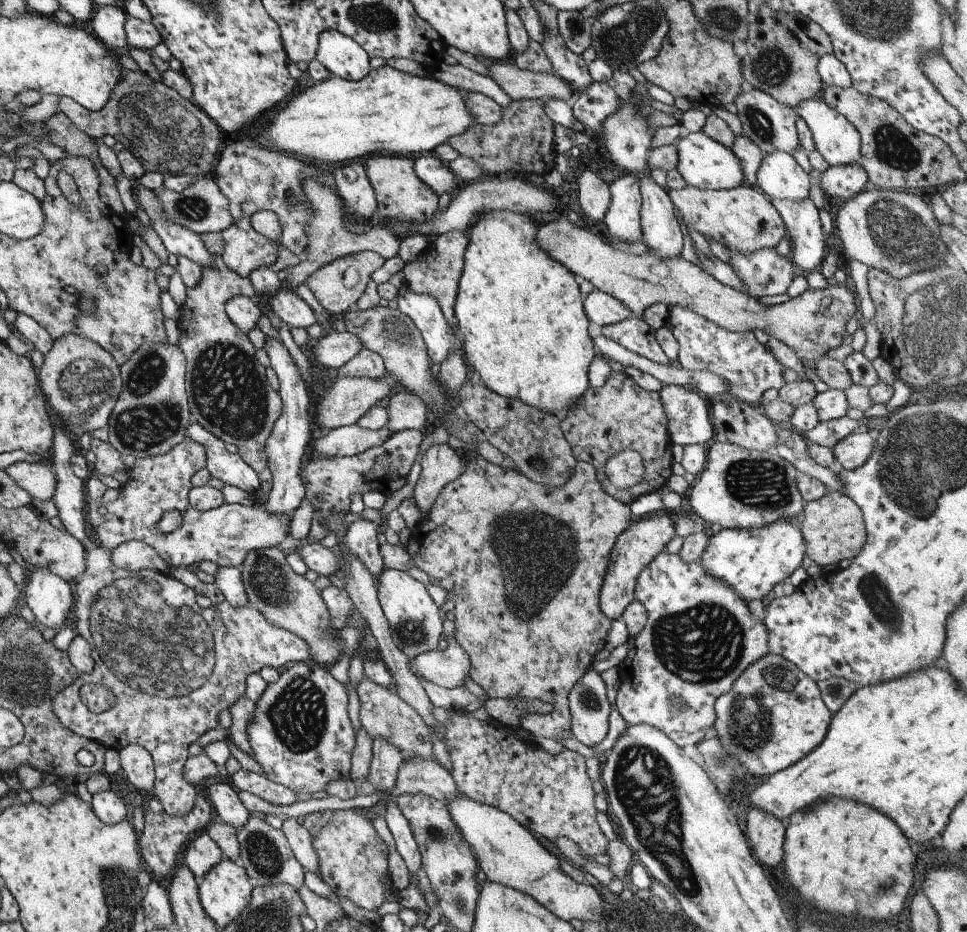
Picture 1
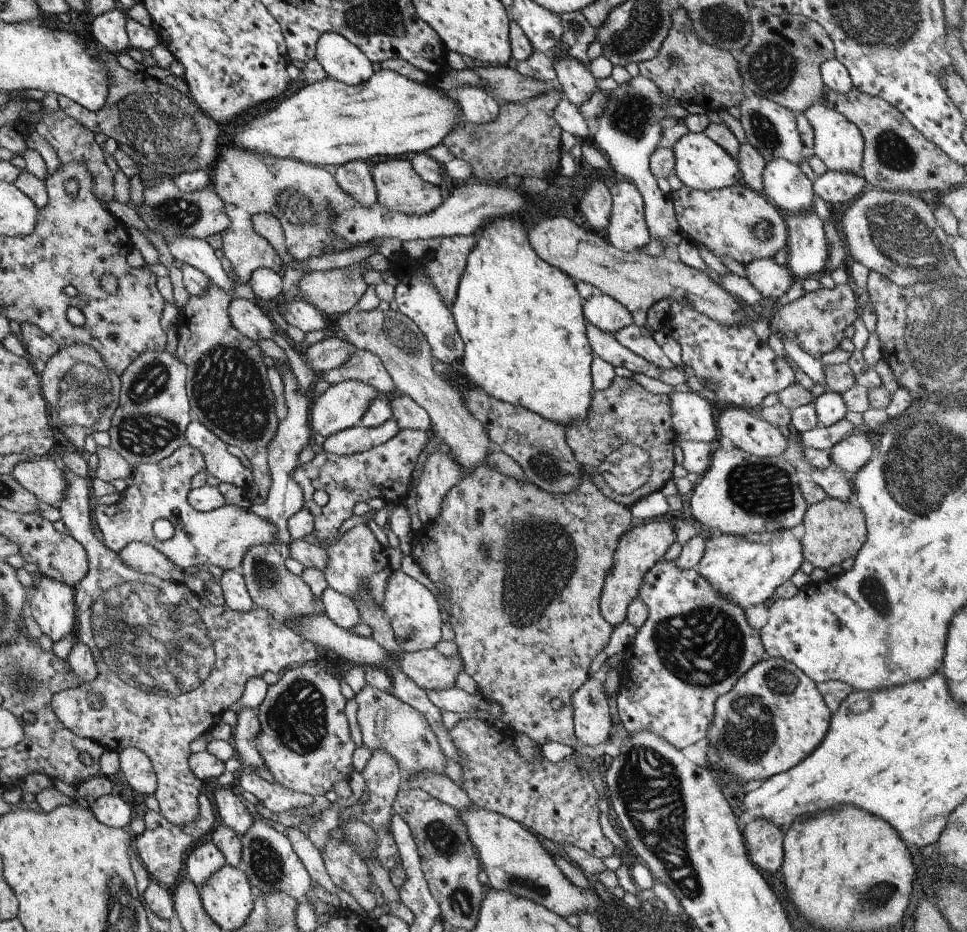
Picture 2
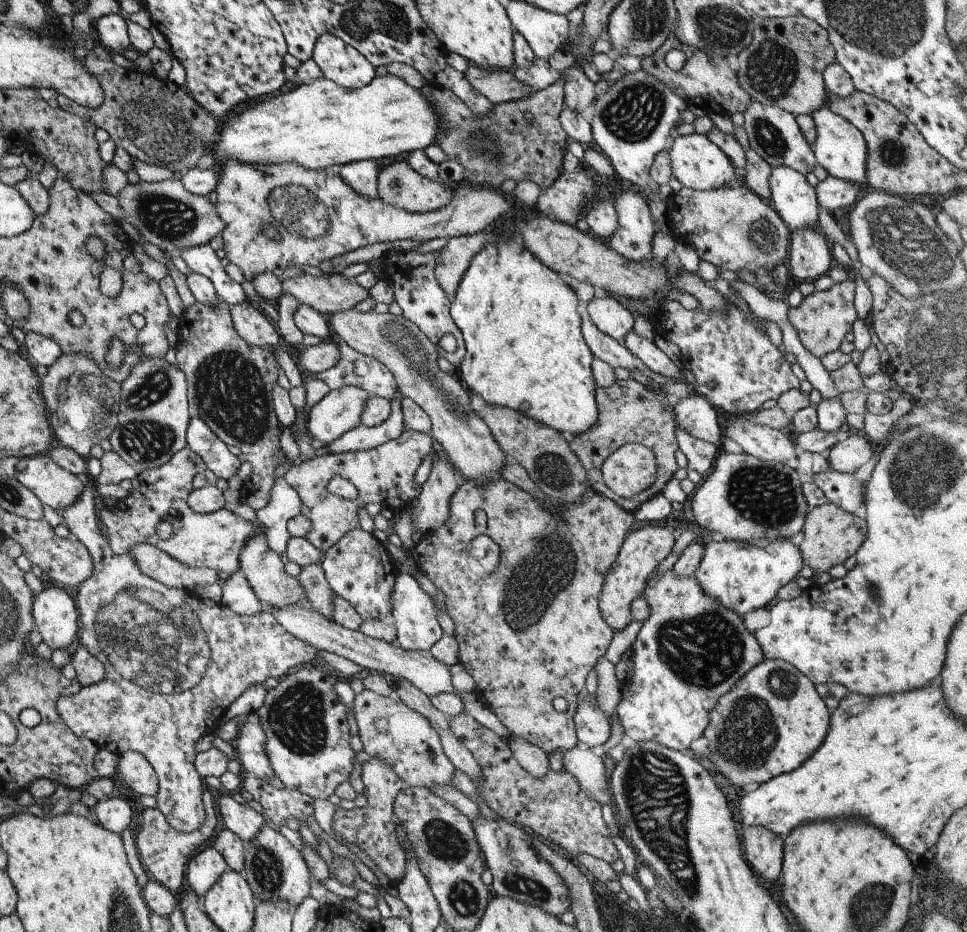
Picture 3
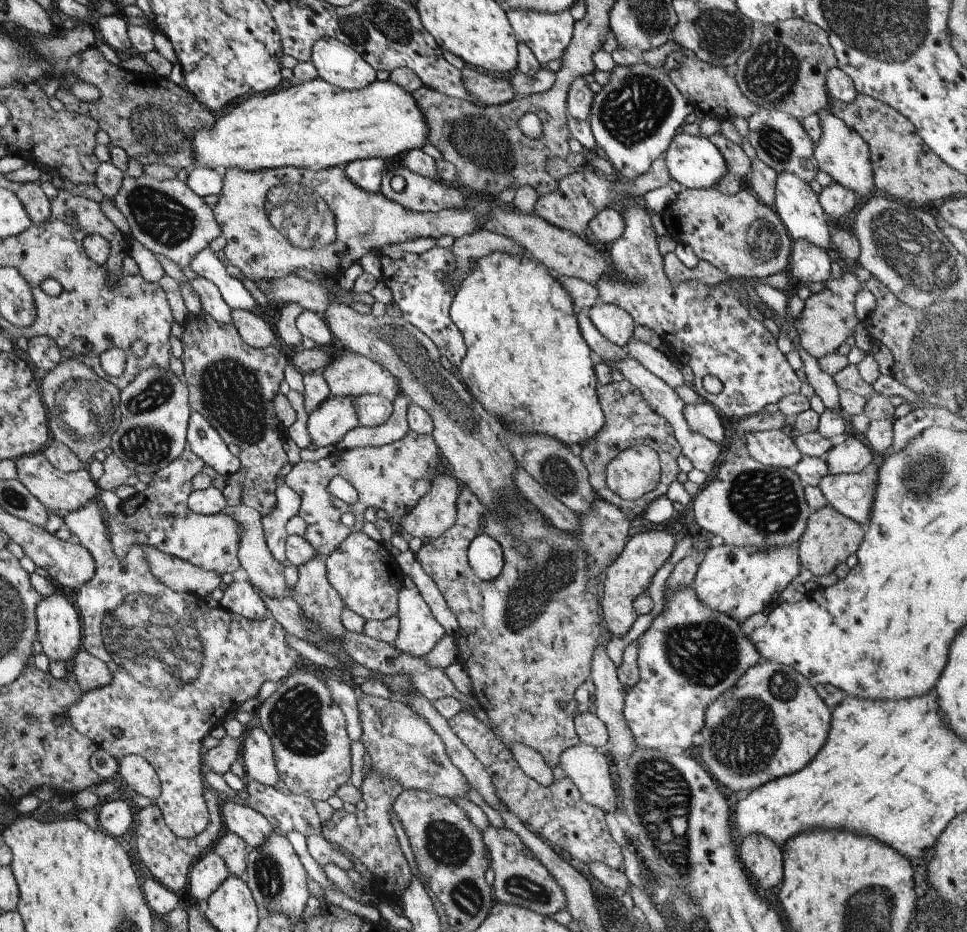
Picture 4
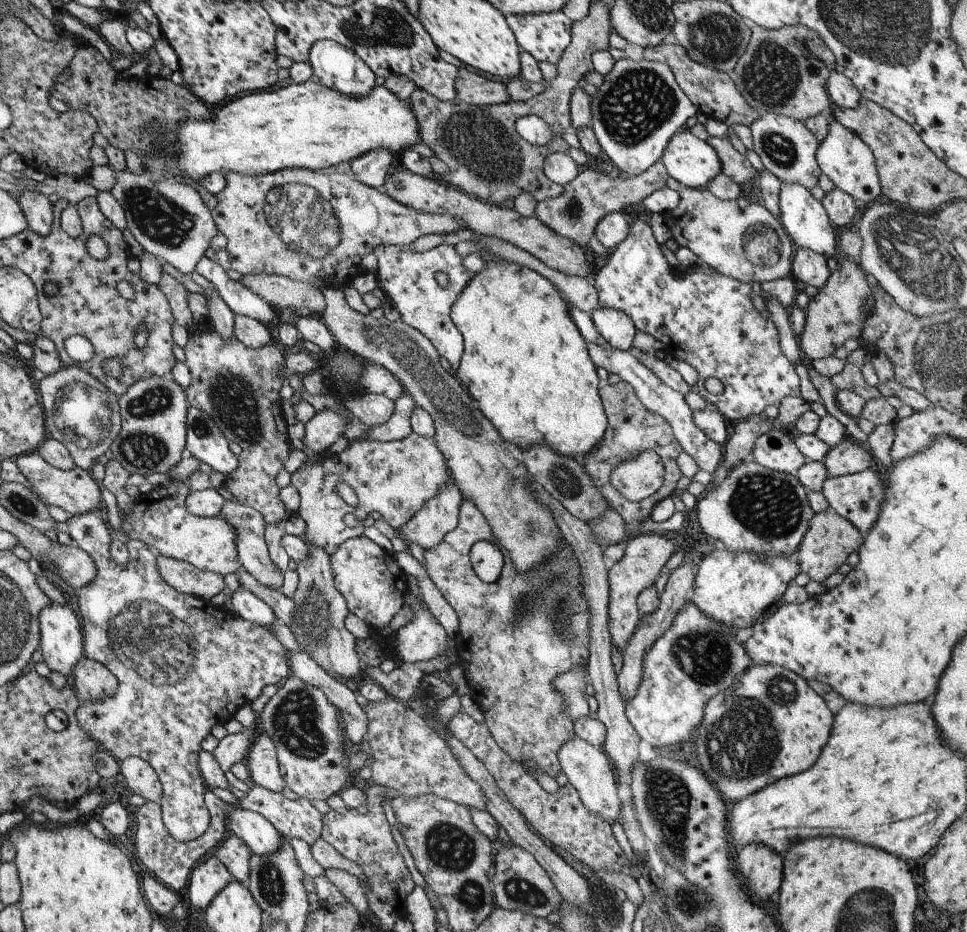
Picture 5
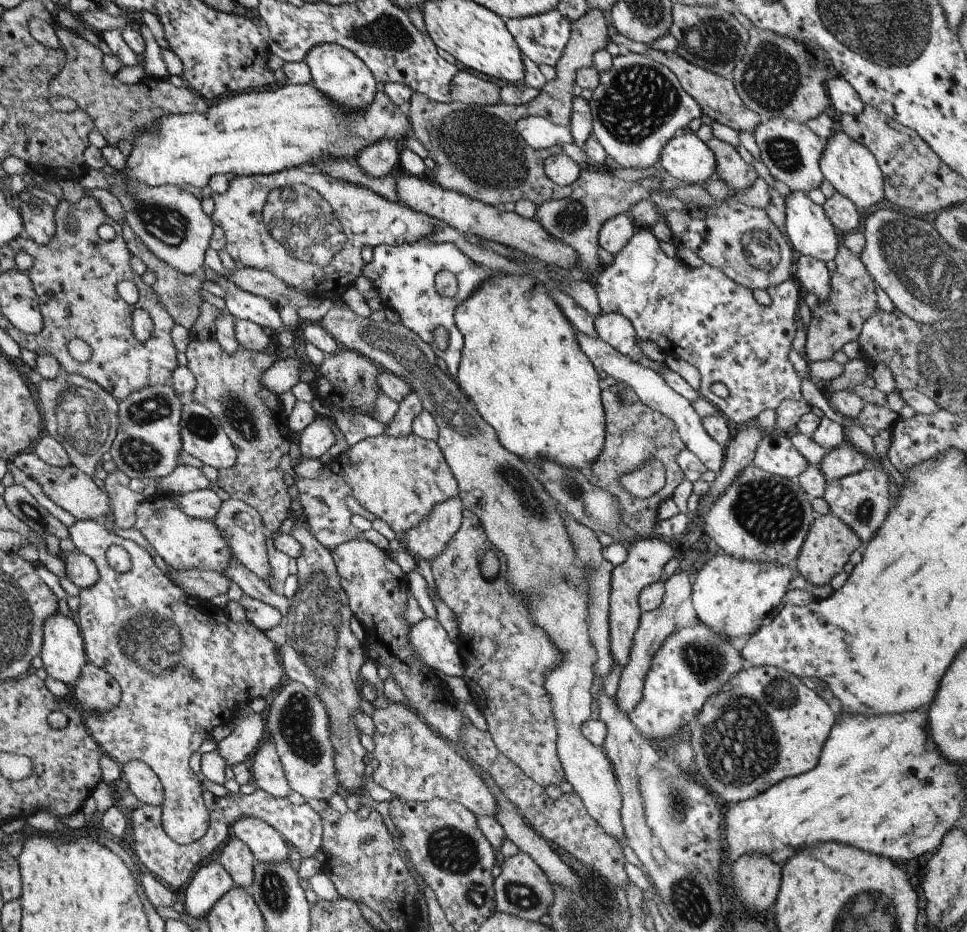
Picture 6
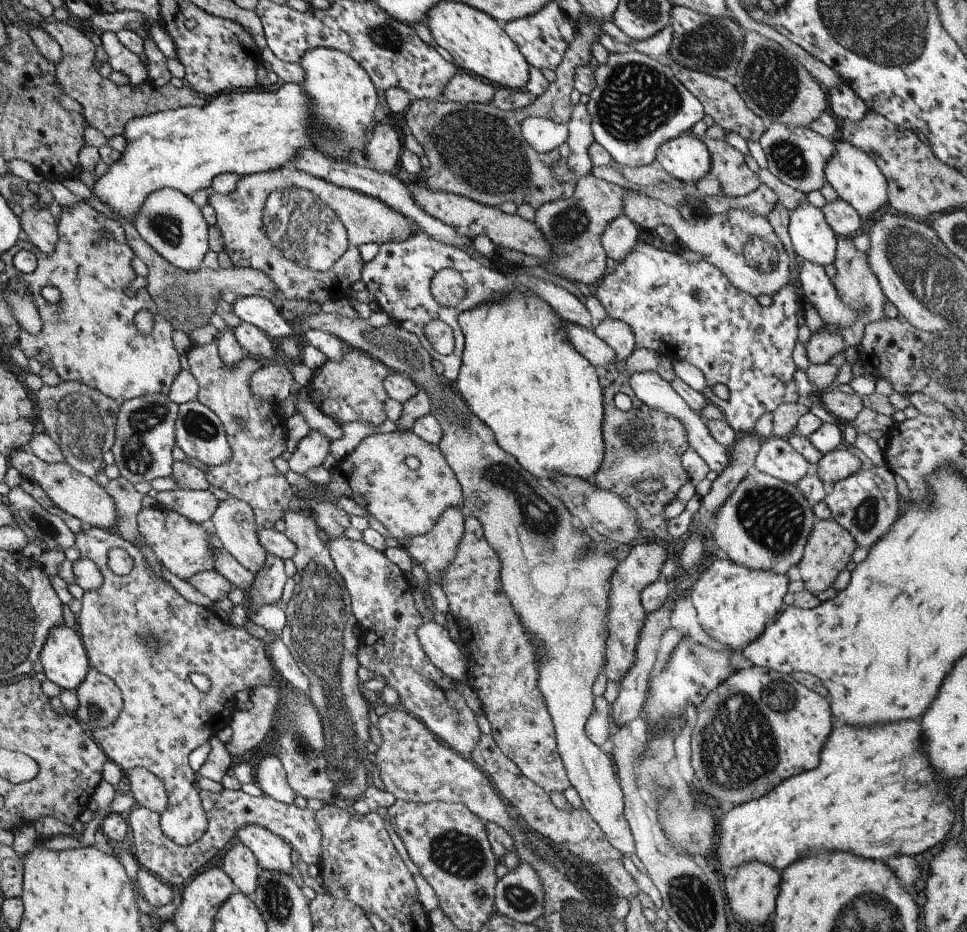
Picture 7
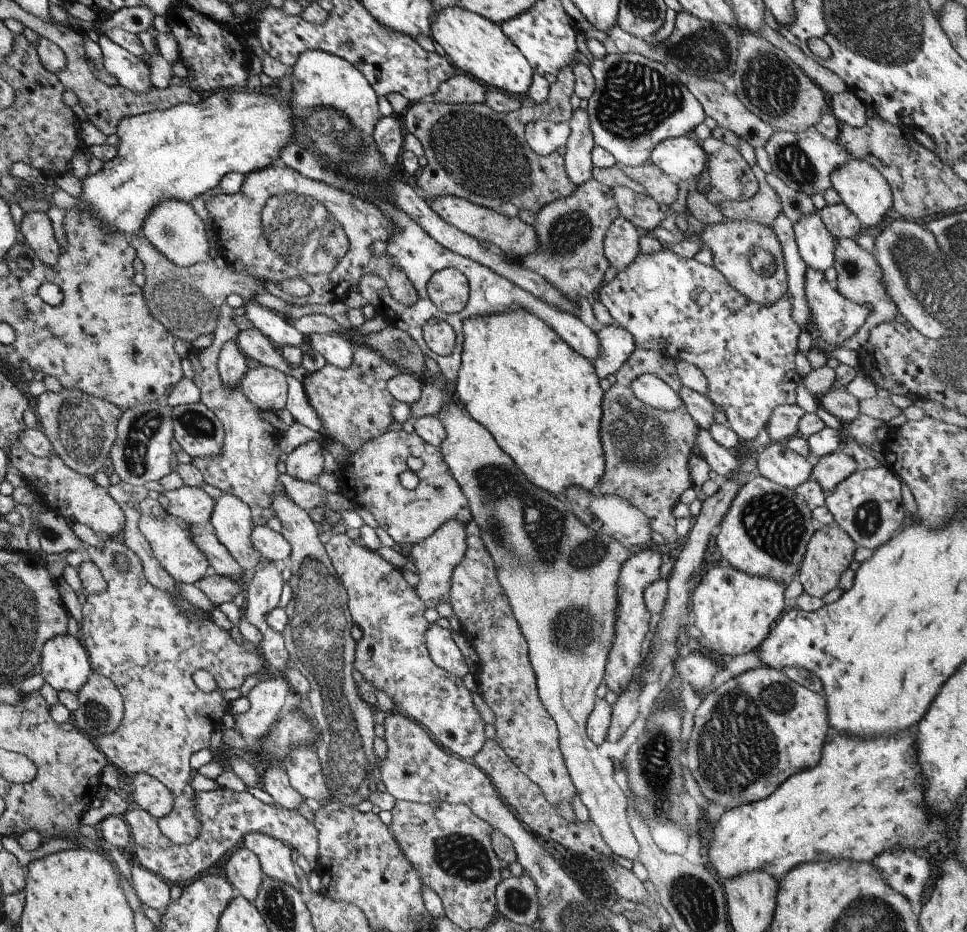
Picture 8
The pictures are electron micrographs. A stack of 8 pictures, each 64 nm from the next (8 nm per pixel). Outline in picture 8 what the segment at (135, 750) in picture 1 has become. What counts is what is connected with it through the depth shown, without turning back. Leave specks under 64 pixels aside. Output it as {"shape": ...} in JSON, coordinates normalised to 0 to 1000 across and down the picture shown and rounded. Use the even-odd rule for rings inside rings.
{"shape":[[[142,828],[134,835],[133,841],[138,841],[134,854],[138,866],[149,869],[162,879],[175,873],[179,867],[179,854],[162,835]]]}

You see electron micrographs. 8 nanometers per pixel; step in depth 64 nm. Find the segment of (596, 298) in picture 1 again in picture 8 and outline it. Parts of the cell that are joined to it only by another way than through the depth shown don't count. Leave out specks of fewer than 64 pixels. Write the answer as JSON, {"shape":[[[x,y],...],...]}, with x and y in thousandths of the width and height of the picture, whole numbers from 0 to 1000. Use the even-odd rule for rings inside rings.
{"shape":[[[636,348],[624,350],[615,358],[622,371],[622,380],[610,389],[617,406],[622,407],[630,401],[636,401],[640,393],[650,384],[657,374],[656,365],[646,352]]]}

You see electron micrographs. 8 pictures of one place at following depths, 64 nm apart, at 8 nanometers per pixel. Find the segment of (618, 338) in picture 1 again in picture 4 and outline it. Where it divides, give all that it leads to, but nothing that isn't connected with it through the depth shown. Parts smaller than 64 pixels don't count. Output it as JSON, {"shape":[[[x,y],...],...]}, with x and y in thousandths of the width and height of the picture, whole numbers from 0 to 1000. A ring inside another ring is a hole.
{"shape":[[[655,361],[648,365],[645,374],[648,383],[653,383],[668,395],[675,403],[683,406],[690,414],[700,416],[707,412],[704,399],[696,387],[693,387],[683,376],[673,373],[671,369],[659,367]]]}

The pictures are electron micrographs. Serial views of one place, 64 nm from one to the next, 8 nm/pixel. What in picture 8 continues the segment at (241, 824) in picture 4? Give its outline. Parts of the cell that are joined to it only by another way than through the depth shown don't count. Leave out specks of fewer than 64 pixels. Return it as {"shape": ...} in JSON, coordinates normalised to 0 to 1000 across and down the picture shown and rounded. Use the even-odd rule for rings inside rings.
{"shape":[[[257,893],[249,900],[251,909],[266,917],[273,940],[282,942],[286,946],[301,948],[303,955],[309,956],[303,925],[299,920],[300,909],[270,893]]]}

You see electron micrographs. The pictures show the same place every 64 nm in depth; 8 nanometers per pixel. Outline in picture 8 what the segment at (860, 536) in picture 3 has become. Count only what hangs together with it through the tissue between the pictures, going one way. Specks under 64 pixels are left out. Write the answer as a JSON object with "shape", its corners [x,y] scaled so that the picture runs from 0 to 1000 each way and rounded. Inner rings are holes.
{"shape":[[[862,560],[857,564],[845,564],[836,579],[825,612],[824,622],[829,629],[829,635],[849,643],[857,633],[861,633],[868,624],[868,618],[872,616],[872,612],[878,607],[878,603],[883,599],[884,589],[883,582]]]}

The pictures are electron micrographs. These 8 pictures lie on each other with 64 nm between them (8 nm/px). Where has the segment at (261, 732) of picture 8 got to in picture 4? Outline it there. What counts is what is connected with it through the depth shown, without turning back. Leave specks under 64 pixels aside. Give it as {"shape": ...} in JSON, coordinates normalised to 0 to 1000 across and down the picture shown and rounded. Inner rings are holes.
{"shape":[[[233,789],[229,792],[226,800],[214,805],[214,807],[207,812],[206,820],[208,820],[208,830],[210,830],[210,826],[218,826],[218,828],[228,832],[237,827],[237,822],[245,815],[248,806],[249,793],[237,792],[237,790]]]}

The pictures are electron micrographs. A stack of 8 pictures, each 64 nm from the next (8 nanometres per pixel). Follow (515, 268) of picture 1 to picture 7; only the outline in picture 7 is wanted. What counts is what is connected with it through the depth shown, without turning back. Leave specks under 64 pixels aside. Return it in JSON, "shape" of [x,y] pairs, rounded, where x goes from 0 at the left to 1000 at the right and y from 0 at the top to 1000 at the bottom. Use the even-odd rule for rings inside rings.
{"shape":[[[535,309],[531,313],[524,313],[518,322],[512,322],[512,324],[506,324],[506,326],[502,324],[497,328],[489,328],[487,333],[479,333],[473,339],[473,348],[480,363],[480,370],[473,406],[467,413],[485,436],[485,440],[508,460],[514,479],[524,487],[528,487],[535,494],[537,500],[540,500],[541,504],[545,504],[551,513],[565,518],[565,520],[568,520],[567,516],[576,509],[595,511],[595,513],[612,517],[613,509],[616,509],[619,504],[622,491],[624,491],[624,470],[622,468],[622,456],[625,447],[623,416],[619,415],[617,410],[620,399],[614,393],[611,393],[599,378],[595,377],[593,369],[584,361],[584,350],[580,348],[580,341],[574,336],[574,333],[566,324],[555,320],[555,315]]]}

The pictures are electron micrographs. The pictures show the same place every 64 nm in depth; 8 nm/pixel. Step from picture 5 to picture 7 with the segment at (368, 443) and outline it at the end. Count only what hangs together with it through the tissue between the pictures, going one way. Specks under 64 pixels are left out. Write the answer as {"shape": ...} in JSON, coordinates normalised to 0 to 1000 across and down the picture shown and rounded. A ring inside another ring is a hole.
{"shape":[[[404,462],[402,465],[395,465],[395,466],[388,466],[384,468],[380,468],[378,470],[375,470],[369,479],[363,484],[361,487],[355,489],[351,494],[347,495],[347,500],[343,501],[341,504],[339,504],[341,509],[341,515],[334,519],[334,521],[330,521],[330,519],[325,519],[326,527],[322,528],[322,530],[315,530],[315,527],[311,528],[313,533],[313,530],[316,532],[316,540],[317,542],[317,549],[320,549],[320,555],[322,555],[322,558],[324,558],[324,562],[328,564],[328,569],[330,570],[328,573],[334,578],[334,582],[337,584],[340,582],[340,579],[344,579],[344,577],[357,577],[356,570],[362,564],[361,562],[361,553],[358,552],[354,546],[350,545],[346,540],[343,540],[339,536],[339,533],[336,533],[336,531],[342,531],[346,534],[357,532],[363,534],[363,536],[366,536],[372,544],[377,545],[377,547],[381,549],[381,552],[384,552],[390,560],[394,560],[396,562],[396,567],[402,571],[404,576],[408,577],[408,579],[415,579],[415,577],[425,577],[425,575],[431,575],[433,573],[440,573],[440,571],[444,571],[446,569],[446,564],[448,564],[448,560],[464,545],[464,543],[473,543],[473,545],[480,548],[479,542],[479,535],[476,525],[476,519],[473,517],[473,514],[469,512],[468,505],[464,502],[464,499],[460,496],[460,492],[458,491],[458,488],[456,487],[456,484],[453,481],[453,477],[450,476],[444,476],[443,474],[440,474],[438,472],[435,472],[430,466],[427,466],[427,462],[421,462],[421,464],[413,464],[413,462]],[[421,489],[427,489],[432,492],[433,500],[432,503],[423,503],[421,499],[419,498],[419,491]]]}

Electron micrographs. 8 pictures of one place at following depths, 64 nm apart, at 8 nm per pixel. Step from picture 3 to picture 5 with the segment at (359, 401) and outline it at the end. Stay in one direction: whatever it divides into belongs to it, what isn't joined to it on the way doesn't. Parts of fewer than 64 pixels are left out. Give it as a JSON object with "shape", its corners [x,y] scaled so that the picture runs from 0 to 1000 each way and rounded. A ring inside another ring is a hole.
{"shape":[[[334,438],[314,455],[313,479],[325,486],[334,485],[347,470],[355,469],[359,455],[361,453],[356,446]]]}

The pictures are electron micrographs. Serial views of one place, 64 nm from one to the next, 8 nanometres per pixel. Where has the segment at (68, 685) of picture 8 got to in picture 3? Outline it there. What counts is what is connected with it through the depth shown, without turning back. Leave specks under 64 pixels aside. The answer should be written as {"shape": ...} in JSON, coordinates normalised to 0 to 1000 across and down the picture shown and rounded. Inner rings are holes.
{"shape":[[[55,627],[34,637],[32,661],[51,697],[73,697],[80,690],[80,656],[68,635]]]}

